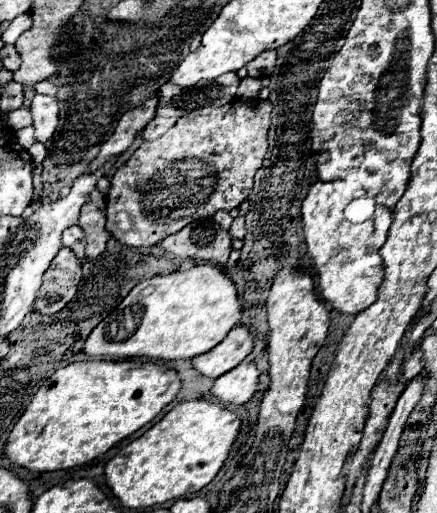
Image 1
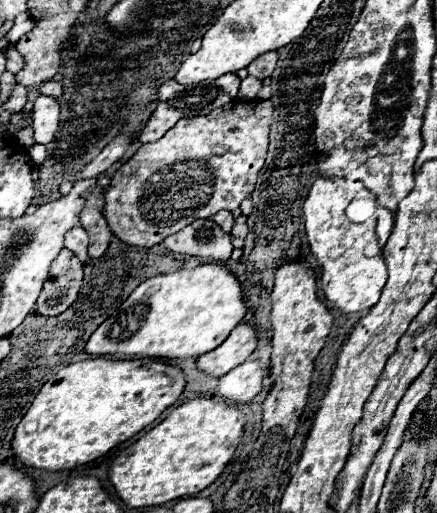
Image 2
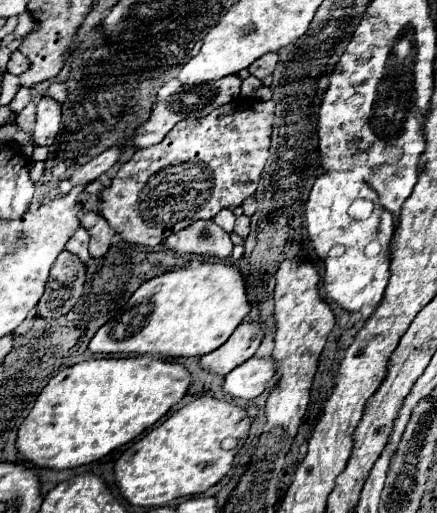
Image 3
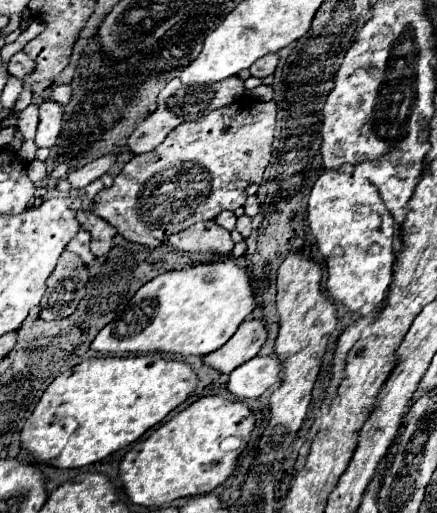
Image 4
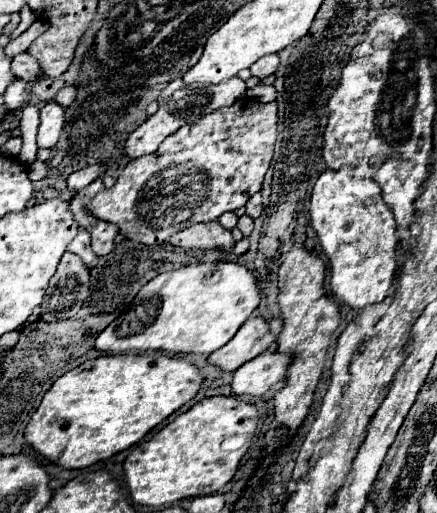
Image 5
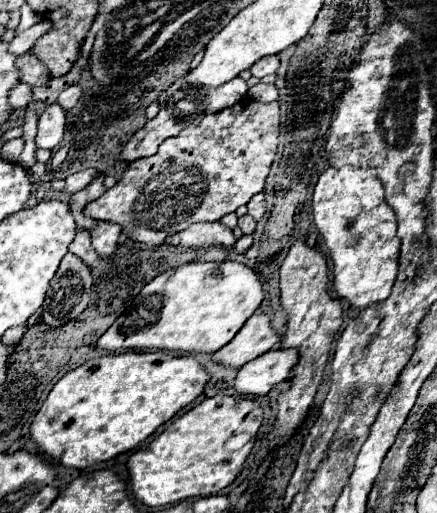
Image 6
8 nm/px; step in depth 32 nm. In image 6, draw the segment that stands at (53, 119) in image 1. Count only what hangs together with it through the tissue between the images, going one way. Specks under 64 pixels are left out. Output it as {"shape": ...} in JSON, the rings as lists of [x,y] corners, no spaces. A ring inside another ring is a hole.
{"shape":[[[50,104],[46,106],[46,110],[40,116],[38,122],[38,136],[36,136],[36,144],[38,148],[56,148],[58,142],[62,140],[66,128],[66,112],[62,106],[58,104]]]}

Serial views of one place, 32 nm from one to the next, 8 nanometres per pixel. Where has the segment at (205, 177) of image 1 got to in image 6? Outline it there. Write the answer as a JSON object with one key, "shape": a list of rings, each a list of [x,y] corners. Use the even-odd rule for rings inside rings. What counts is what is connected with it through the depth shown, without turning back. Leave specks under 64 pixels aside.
{"shape":[[[242,98],[238,104],[228,106],[220,112],[204,116],[196,126],[180,130],[180,136],[164,140],[154,156],[140,158],[130,162],[122,178],[106,190],[100,198],[92,200],[84,214],[94,220],[106,220],[122,226],[122,232],[142,244],[158,246],[166,242],[168,236],[182,232],[184,228],[196,222],[214,222],[224,214],[236,212],[236,208],[248,204],[248,200],[262,192],[264,180],[268,176],[270,164],[276,156],[278,146],[278,128],[280,128],[280,106],[278,102],[258,102],[252,98]]]}

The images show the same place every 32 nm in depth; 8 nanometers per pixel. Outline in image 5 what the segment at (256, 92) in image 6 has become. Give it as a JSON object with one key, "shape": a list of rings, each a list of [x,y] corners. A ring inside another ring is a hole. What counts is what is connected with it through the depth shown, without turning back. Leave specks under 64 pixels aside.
{"shape":[[[260,84],[252,89],[247,89],[246,95],[249,98],[258,100],[258,102],[268,103],[275,100],[277,91],[273,85]]]}

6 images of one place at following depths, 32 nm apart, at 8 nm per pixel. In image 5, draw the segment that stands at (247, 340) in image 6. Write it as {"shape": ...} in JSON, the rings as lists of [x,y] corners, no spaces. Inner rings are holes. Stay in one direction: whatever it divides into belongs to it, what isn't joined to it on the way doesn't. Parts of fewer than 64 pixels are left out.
{"shape":[[[252,316],[240,326],[240,330],[228,344],[224,344],[222,348],[218,348],[208,356],[208,362],[224,372],[234,372],[244,362],[262,354],[272,342],[274,338],[270,336],[266,318]]]}

